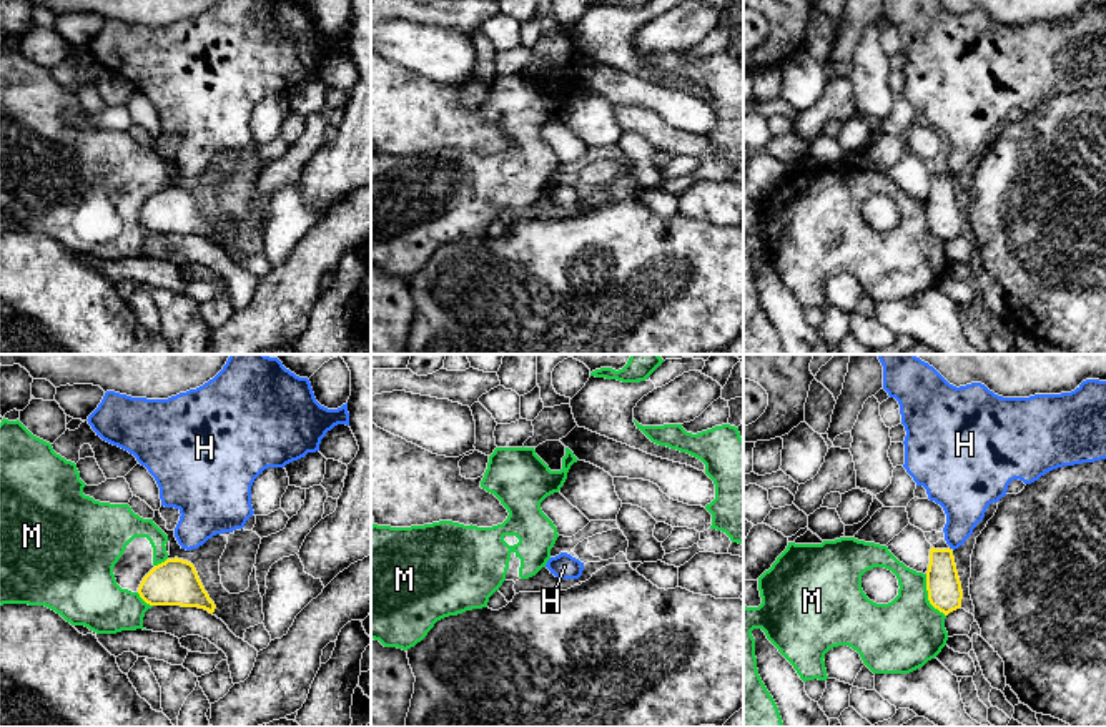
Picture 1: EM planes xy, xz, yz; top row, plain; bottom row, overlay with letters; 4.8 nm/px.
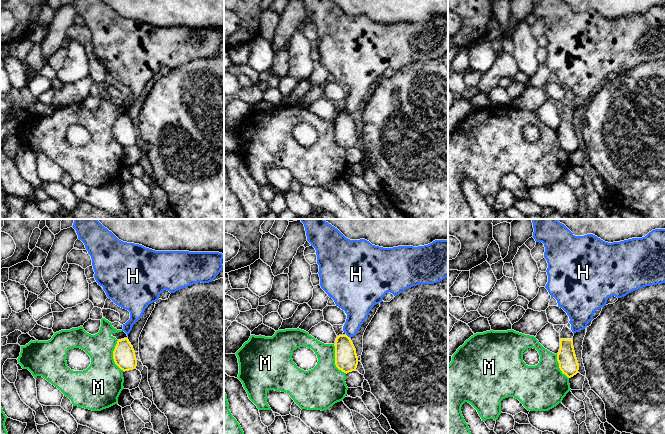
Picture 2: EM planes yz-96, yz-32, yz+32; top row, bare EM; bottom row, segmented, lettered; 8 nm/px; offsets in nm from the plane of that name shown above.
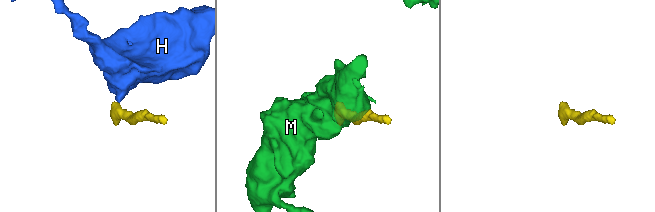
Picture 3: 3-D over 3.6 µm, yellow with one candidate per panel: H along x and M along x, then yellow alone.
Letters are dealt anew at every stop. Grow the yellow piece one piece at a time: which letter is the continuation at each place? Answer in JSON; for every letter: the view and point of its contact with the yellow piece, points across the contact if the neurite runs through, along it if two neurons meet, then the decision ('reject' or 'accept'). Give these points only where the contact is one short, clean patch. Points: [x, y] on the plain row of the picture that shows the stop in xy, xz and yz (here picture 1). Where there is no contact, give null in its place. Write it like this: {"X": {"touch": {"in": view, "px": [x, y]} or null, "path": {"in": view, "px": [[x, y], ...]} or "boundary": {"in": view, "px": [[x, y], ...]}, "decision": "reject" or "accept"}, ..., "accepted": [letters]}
{"H": {"touch": {"in": "yz", "px": [952, 177]}, "boundary": {"in": "yz", "px": [[948, 175], [953, 177]]}, "decision": "reject"}, "M": {"touch": {"in": "yz", "px": [928, 223]}, "decision": "reject"}, "accepted": []}

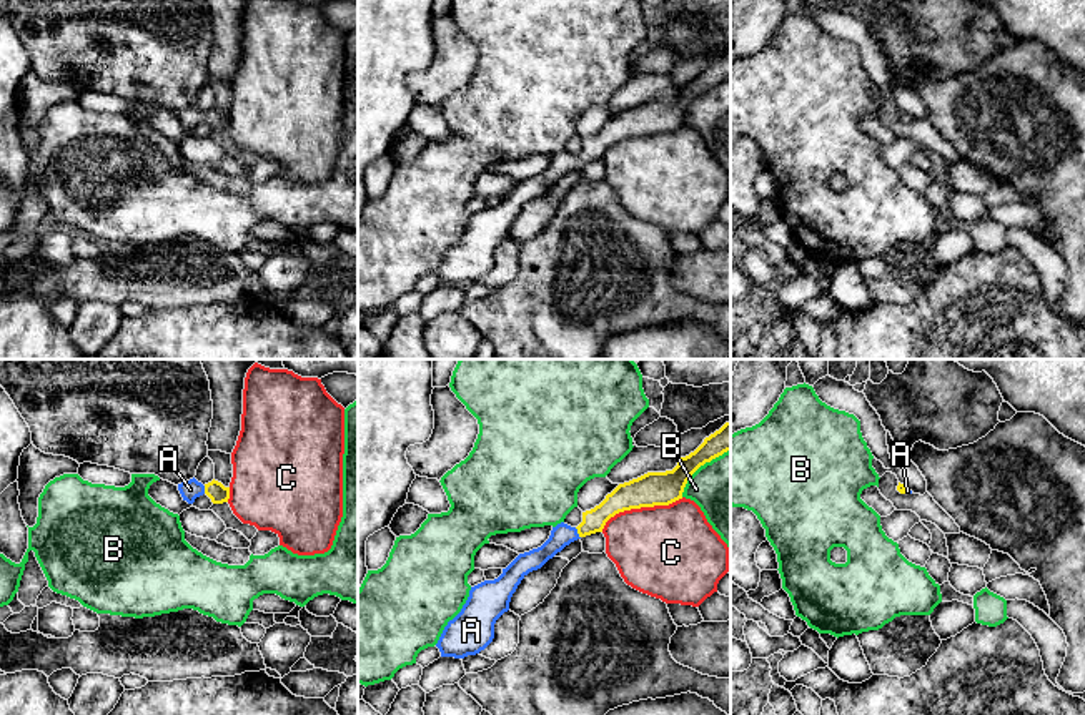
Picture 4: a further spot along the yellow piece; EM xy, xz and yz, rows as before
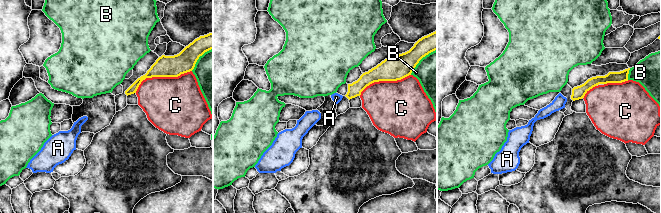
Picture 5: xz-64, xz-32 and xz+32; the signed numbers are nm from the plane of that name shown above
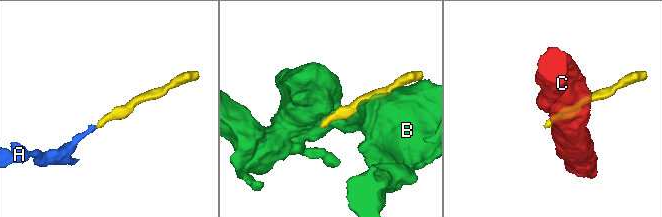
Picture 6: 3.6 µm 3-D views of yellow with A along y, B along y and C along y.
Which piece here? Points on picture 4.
{"A": {"touch": {"in": "xz", "px": [578, 160]}, "path": {"in": "xz", "px": [[618, 128], [578, 160], [563, 162]]}, "decision": "accept"}, "B": {"touch": {"in": "xz", "px": [699, 93]}, "decision": "reject"}, "C": {"touch": {"in": "xz", "px": [639, 135]}, "decision": "reject"}, "accepted": ["A"]}

